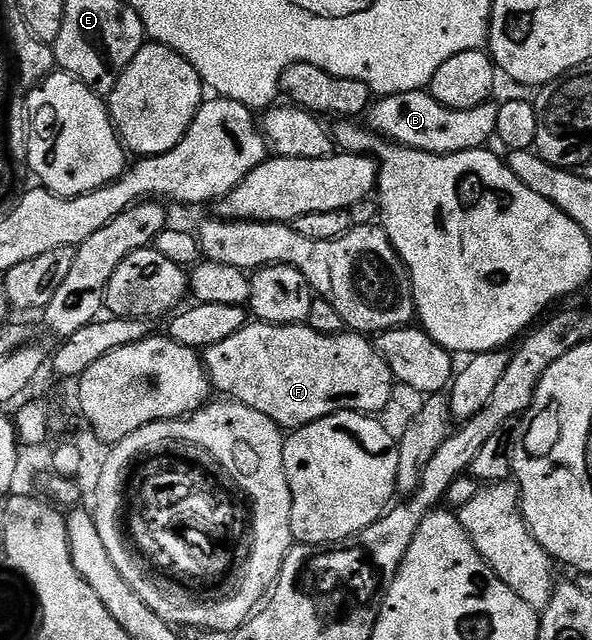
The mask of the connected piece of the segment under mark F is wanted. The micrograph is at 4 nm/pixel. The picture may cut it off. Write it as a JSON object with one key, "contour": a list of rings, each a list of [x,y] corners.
{"contour":[[[263,321],[249,322],[241,331],[234,333],[232,337],[226,337],[224,341],[218,341],[218,345],[207,348],[203,352],[202,358],[208,373],[208,377],[213,388],[216,387],[221,391],[221,396],[234,397],[235,402],[244,403],[248,407],[258,409],[258,413],[266,413],[266,417],[270,417],[282,429],[295,429],[303,427],[305,423],[312,423],[315,419],[320,419],[323,415],[327,415],[329,411],[337,409],[347,409],[350,411],[362,411],[365,413],[376,413],[379,407],[389,406],[392,398],[392,389],[394,380],[392,378],[392,370],[390,365],[386,365],[386,361],[380,356],[376,349],[376,344],[371,338],[365,337],[360,333],[335,333],[332,335],[324,335],[321,331],[316,331],[311,325],[304,323],[265,323]]]}

